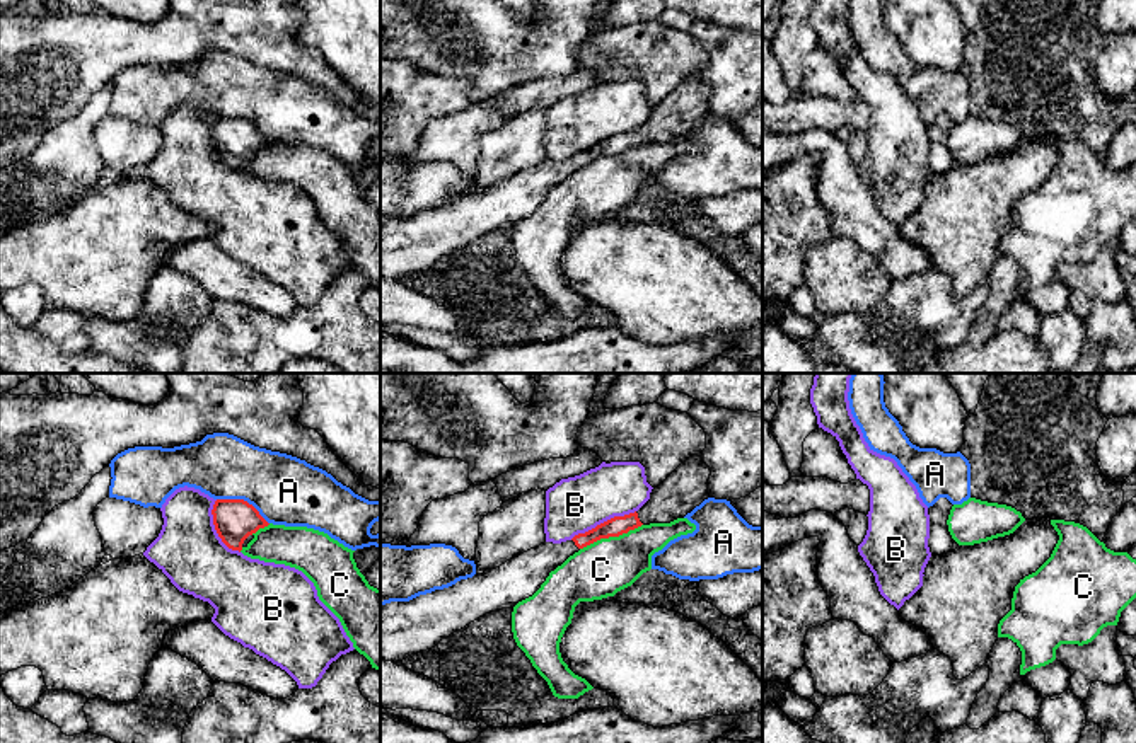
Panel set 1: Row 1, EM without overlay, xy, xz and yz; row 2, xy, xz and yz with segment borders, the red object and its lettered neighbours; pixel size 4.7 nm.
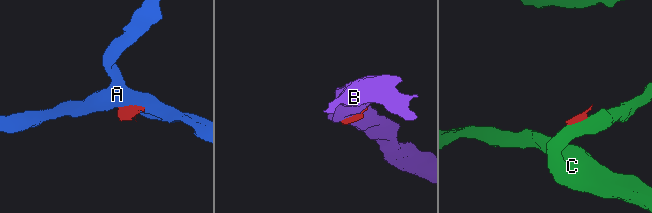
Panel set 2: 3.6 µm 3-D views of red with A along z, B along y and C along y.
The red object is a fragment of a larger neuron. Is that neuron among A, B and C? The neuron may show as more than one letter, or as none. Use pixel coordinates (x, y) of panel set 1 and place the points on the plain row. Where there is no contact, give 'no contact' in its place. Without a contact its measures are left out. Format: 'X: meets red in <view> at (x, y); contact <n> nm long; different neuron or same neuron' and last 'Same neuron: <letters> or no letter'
A: meets red in xy at (243, 118); contact 280 nm long; different neuron
B: meets red in xz at (604, 140); contact 340 nm long; different neuron
C: meets red in xz at (611, 154); contact 320 nm long; different neuron
Same neuron: no letter

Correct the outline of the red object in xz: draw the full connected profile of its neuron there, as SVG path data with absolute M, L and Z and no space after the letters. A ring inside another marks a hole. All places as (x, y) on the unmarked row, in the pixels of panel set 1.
M691 73L635 131L614 135L571 158L544 160L486 193L474 193L455 203L420 213L409 220L380 223L380 278L403 279L411 273L435 266L442 257L464 247L479 235L513 227L532 215L551 189L580 167L609 155L619 155L641 143L670 141L684 136L708 112L710 85Z

